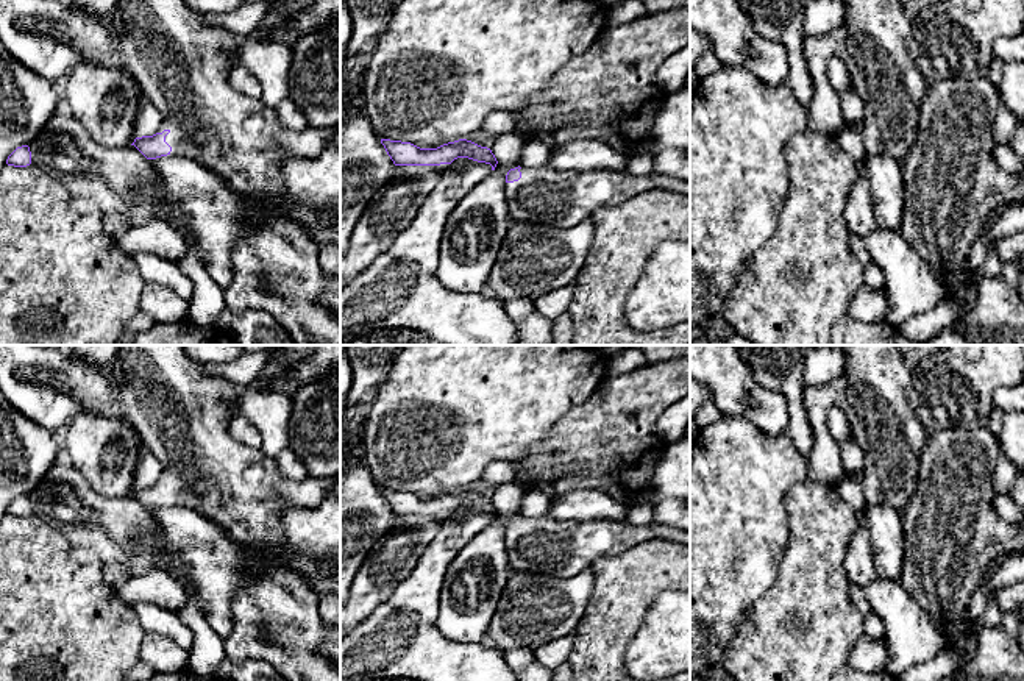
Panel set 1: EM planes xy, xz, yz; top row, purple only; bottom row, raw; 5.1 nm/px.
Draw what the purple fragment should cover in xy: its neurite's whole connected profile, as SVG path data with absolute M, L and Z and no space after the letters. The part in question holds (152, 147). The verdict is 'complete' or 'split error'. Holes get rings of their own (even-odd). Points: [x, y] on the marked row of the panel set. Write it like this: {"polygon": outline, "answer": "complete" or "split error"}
{"polygon": "M119 0L111 14L112 34L119 44L128 72L137 80L144 97L162 114L158 133L136 137L134 145L147 159L184 156L215 172L239 198L270 198L281 203L279 211L267 211L245 226L229 253L233 281L225 289L226 306L234 312L247 309L267 311L292 337L295 345L340 345L340 317L325 301L326 280L318 261L318 245L306 228L283 211L287 198L281 178L281 164L293 156L315 158L326 147L328 137L340 130L334 127L308 127L287 130L279 123L276 109L259 98L236 91L229 75L237 66L237 36L215 27L206 27L201 14L186 0Z", "answer": "split error"}

